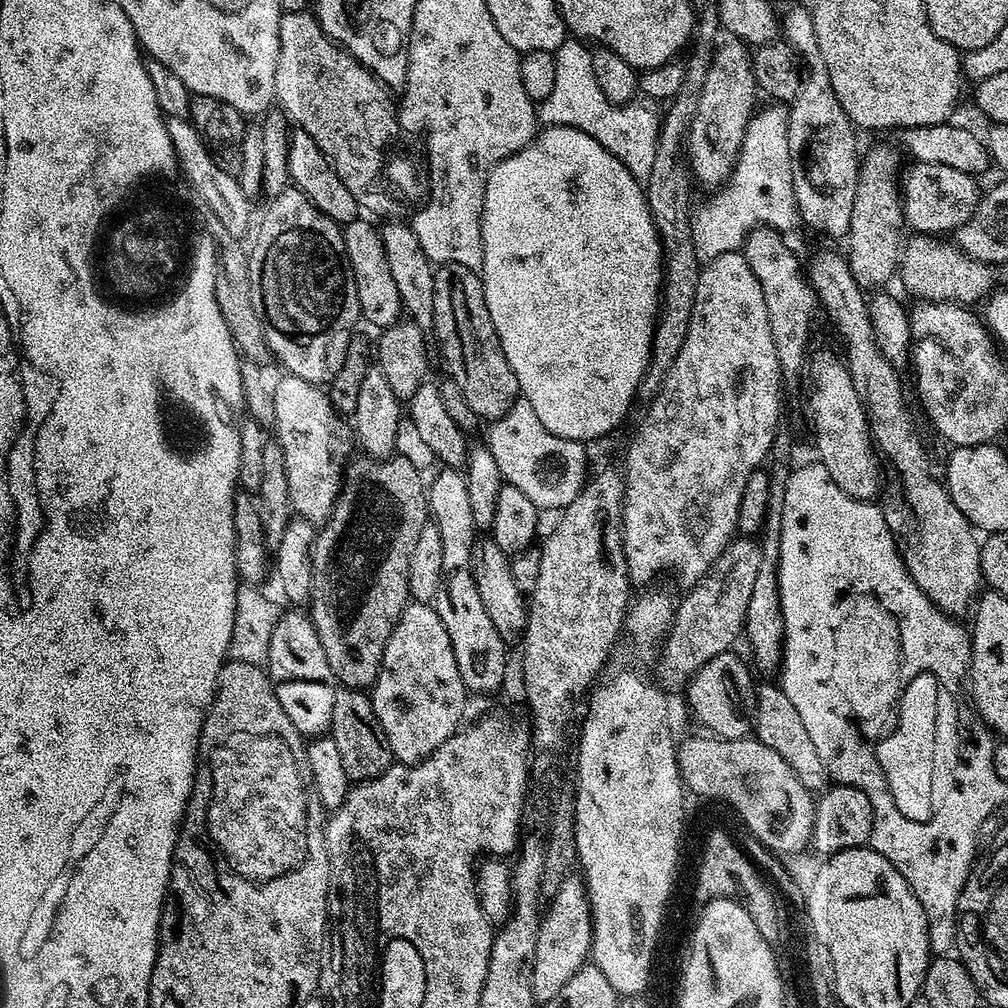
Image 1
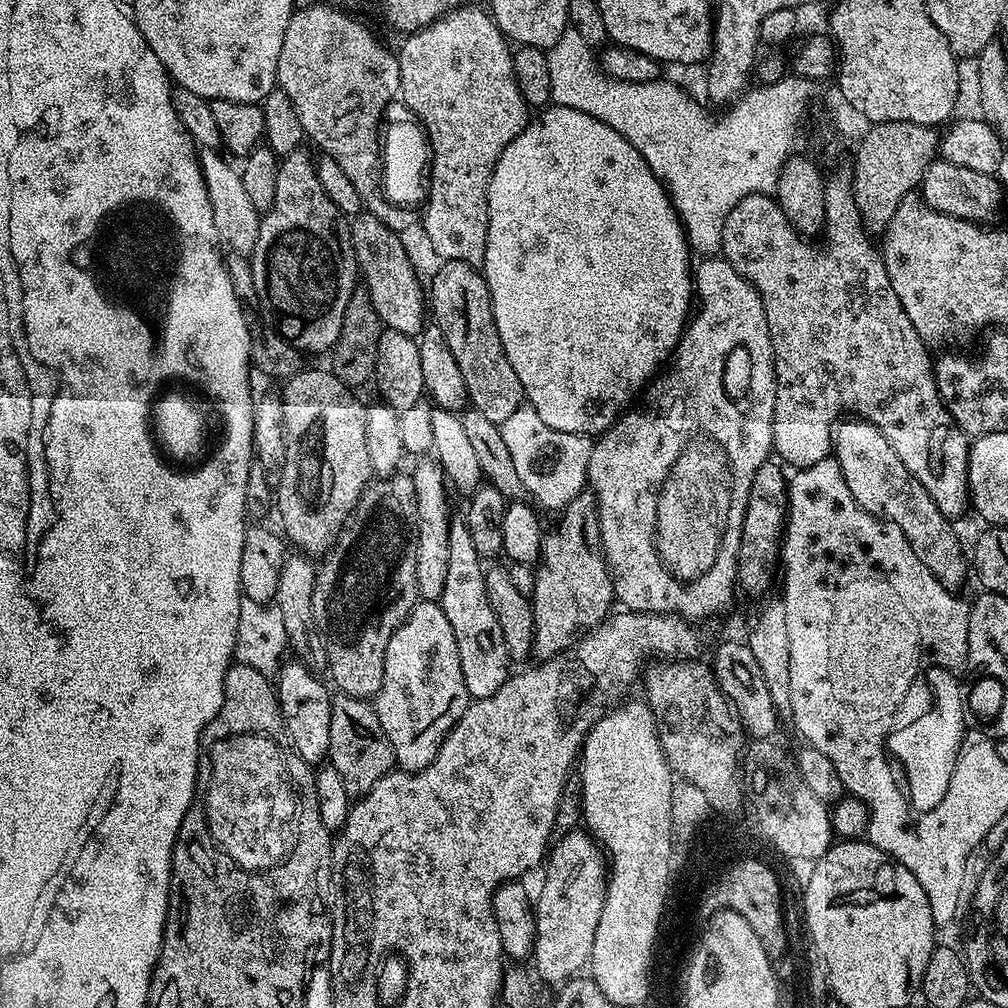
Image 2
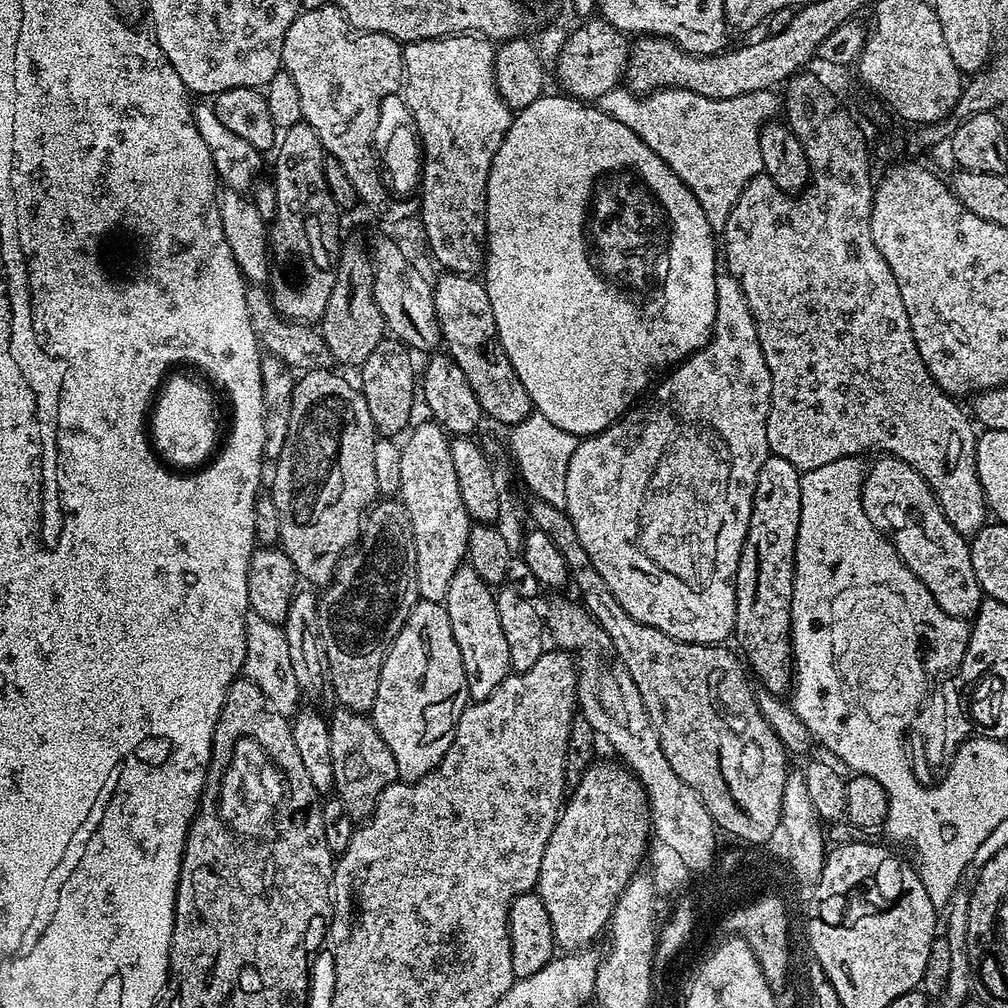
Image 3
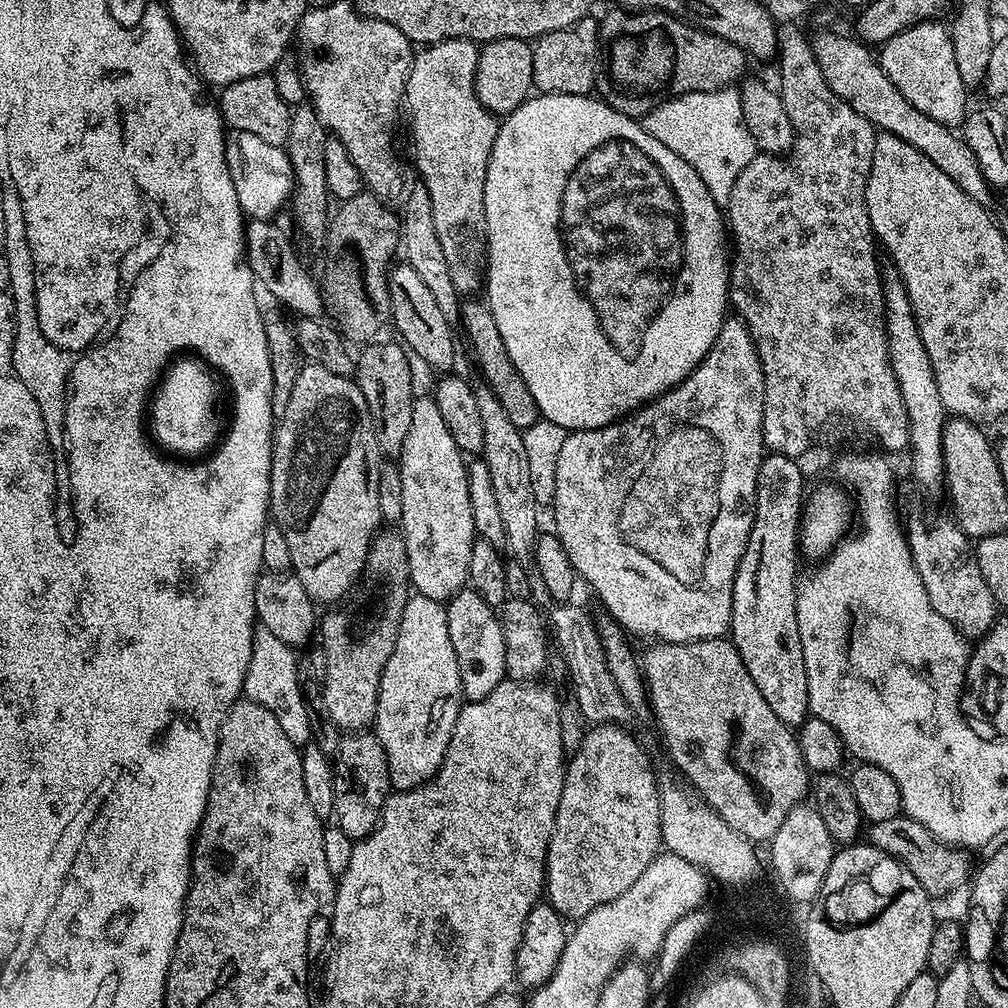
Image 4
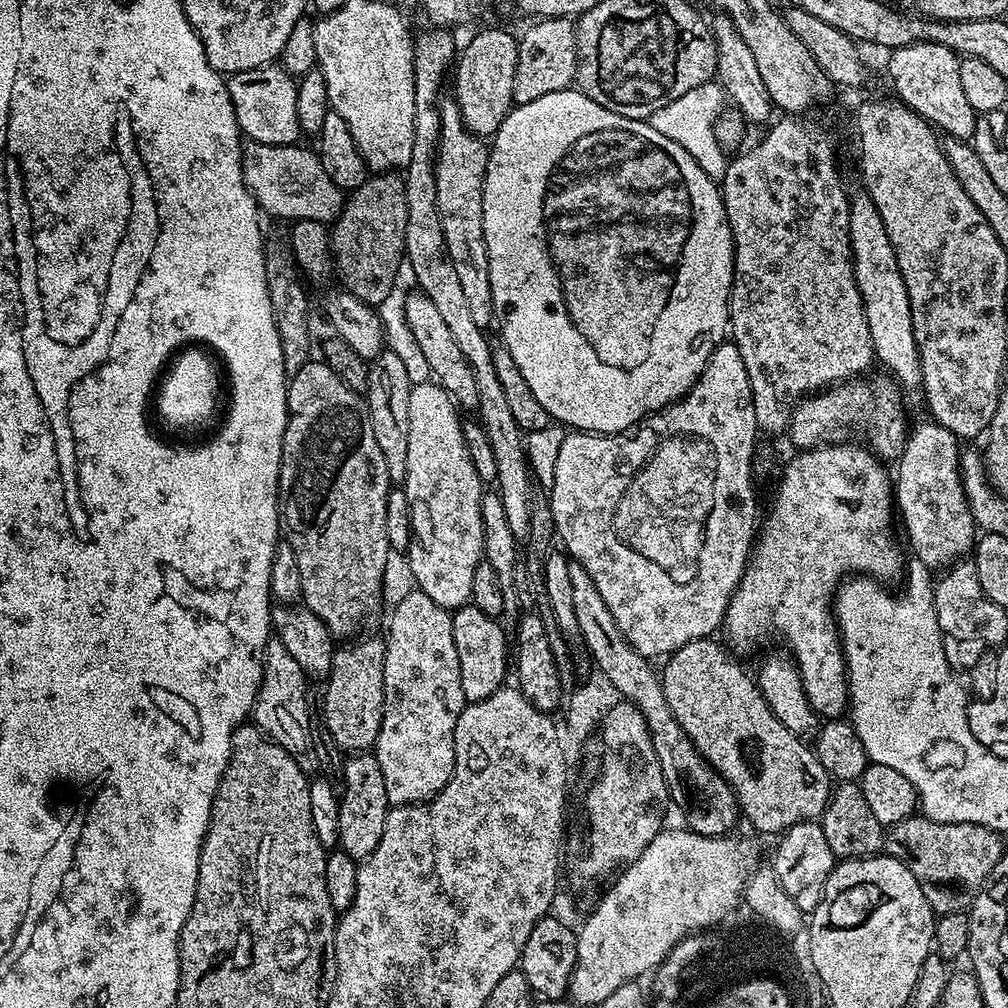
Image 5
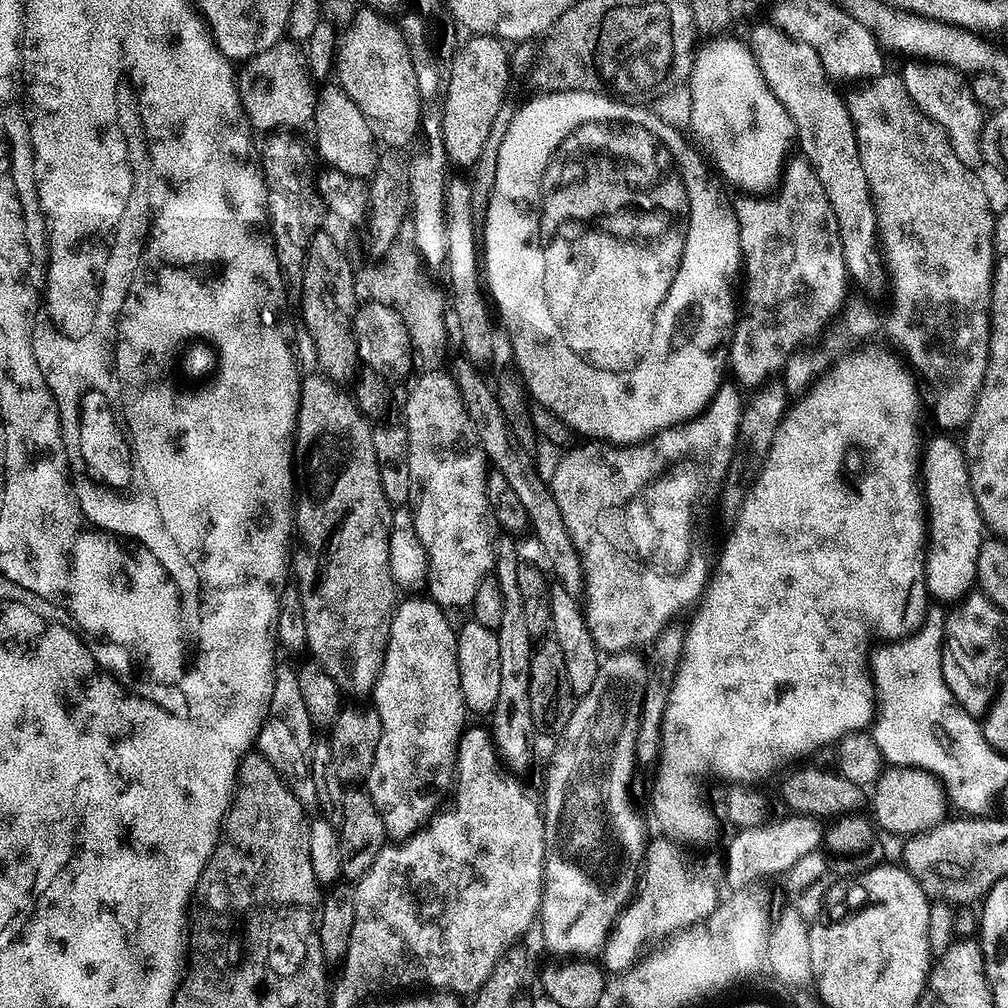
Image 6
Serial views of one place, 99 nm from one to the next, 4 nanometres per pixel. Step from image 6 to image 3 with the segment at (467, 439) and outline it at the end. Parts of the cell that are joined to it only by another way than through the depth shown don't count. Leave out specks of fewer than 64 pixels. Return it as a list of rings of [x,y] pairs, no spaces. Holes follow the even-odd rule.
[[[435,422],[418,424],[407,433],[408,441],[403,441],[400,450],[402,486],[398,499],[406,506],[414,530],[420,599],[443,602],[450,590],[450,578],[454,578],[468,555],[468,535],[473,521],[468,519],[466,506],[462,506],[462,493],[458,491],[458,478],[450,459],[449,434]]]

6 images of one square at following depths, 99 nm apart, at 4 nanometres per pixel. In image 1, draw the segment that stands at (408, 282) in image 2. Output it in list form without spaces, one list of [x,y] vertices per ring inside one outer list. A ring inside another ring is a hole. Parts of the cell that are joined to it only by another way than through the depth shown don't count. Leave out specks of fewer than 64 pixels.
[[[357,218],[343,225],[344,245],[346,246],[346,258],[352,267],[354,282],[358,290],[358,302],[360,303],[361,317],[366,321],[369,316],[372,319],[367,323],[383,330],[397,323],[402,316],[397,283],[390,274],[390,265],[387,261],[386,250],[383,248],[381,229],[371,224],[371,219]]]

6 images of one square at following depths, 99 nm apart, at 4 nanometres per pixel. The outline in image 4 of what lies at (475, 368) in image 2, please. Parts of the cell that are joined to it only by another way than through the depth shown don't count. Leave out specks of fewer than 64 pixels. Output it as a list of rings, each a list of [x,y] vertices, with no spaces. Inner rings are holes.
[[[468,298],[461,303],[459,323],[464,326],[468,344],[472,347],[477,362],[480,363],[480,372],[484,375],[483,383],[502,404],[503,410],[514,426],[521,430],[534,426],[534,422],[542,419],[538,402],[534,402],[530,386],[522,382],[522,374],[518,374],[514,362],[510,362],[510,354],[506,354],[506,342],[502,342],[502,334],[498,334],[498,326],[494,326],[494,314],[483,299],[476,299],[480,298]]]

